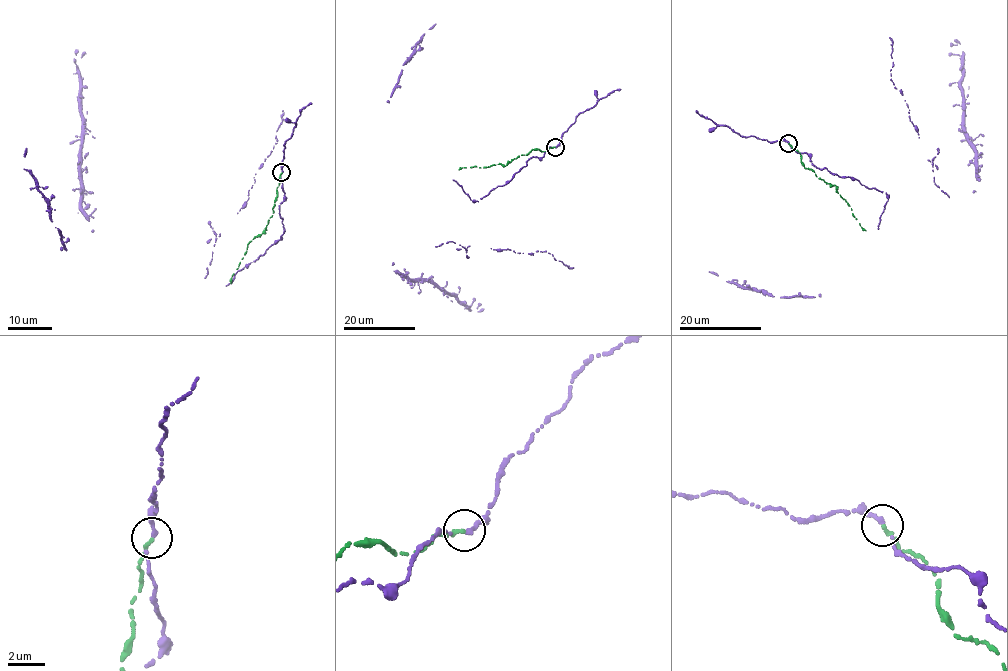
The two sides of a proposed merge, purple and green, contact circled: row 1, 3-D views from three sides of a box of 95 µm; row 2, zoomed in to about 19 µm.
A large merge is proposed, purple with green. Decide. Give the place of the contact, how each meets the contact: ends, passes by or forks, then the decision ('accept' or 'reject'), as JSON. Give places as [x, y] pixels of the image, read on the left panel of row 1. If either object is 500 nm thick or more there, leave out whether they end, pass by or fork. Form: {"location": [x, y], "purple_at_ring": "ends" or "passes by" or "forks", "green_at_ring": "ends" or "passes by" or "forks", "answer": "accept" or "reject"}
{"location": [281, 172], "purple_at_ring": "ends", "green_at_ring": "ends", "answer": "reject"}

